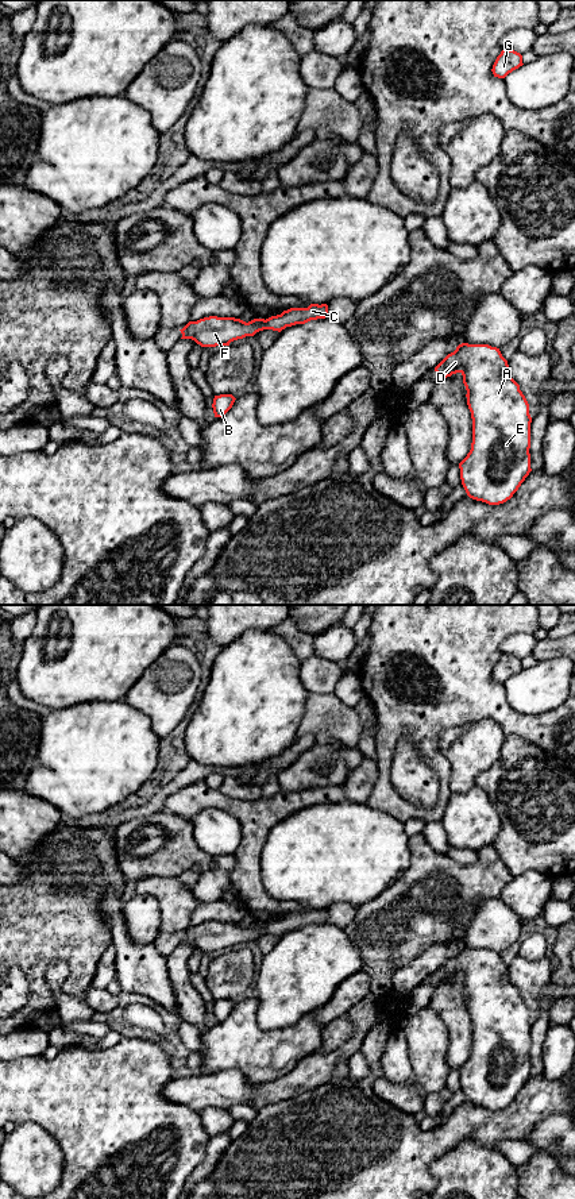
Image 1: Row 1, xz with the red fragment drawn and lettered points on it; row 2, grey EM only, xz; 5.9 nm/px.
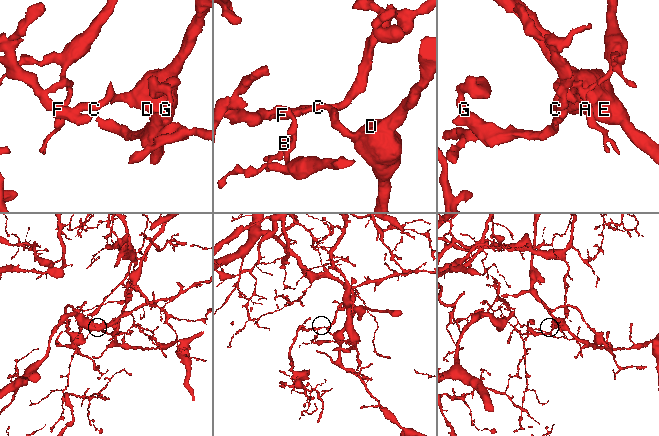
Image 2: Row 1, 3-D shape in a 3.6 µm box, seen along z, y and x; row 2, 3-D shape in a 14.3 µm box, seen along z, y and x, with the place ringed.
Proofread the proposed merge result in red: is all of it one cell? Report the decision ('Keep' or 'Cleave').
Cleave

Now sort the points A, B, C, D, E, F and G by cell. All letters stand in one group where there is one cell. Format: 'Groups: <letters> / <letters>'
Groups: A C D E / B F G

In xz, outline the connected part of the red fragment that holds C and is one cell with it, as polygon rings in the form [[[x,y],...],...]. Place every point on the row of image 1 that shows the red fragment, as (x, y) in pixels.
[[[310,304],[308,308],[290,308],[281,315],[266,319],[267,328],[281,332],[286,327],[305,324],[310,320],[325,319],[328,313],[327,304]]]

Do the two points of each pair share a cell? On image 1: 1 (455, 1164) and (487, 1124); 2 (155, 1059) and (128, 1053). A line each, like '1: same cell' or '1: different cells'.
1: different cells
2: same cell

